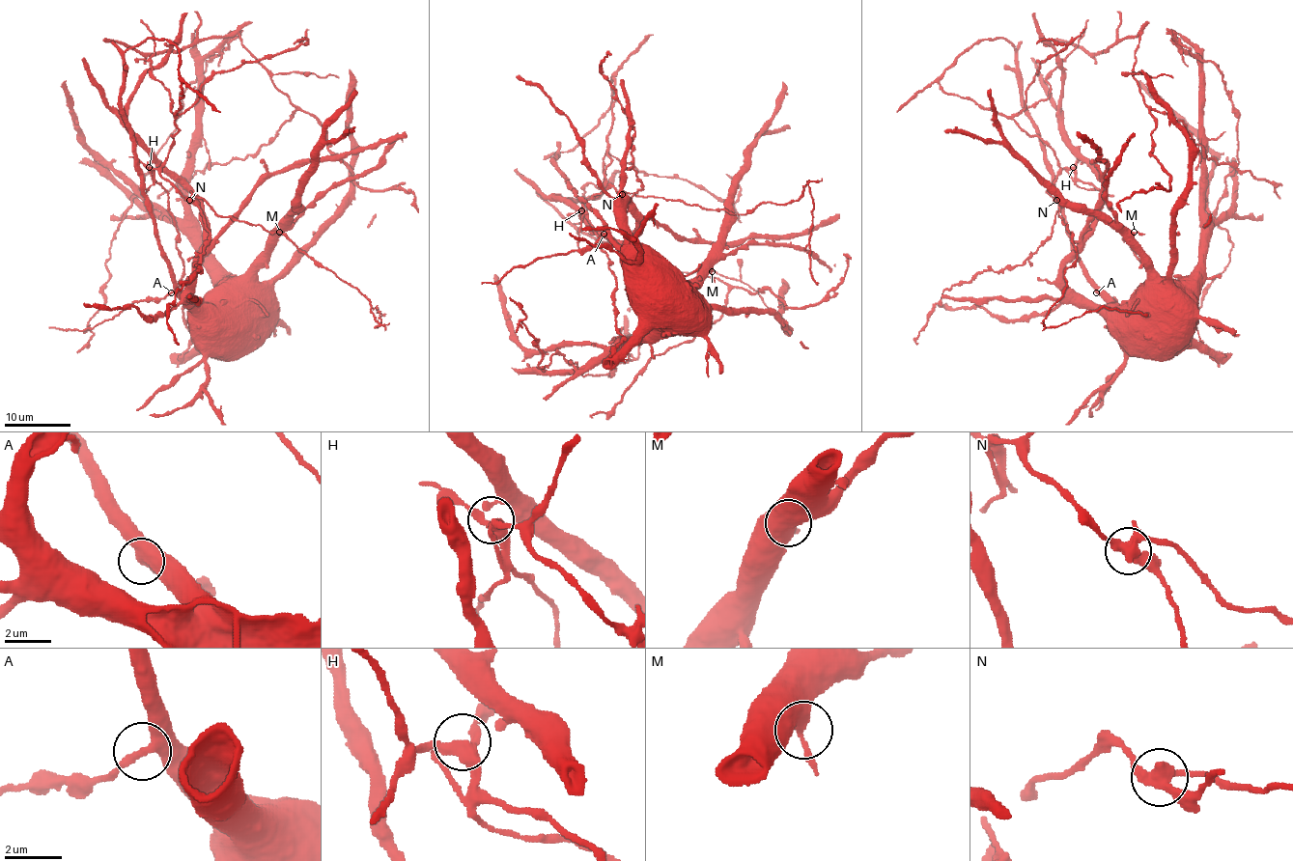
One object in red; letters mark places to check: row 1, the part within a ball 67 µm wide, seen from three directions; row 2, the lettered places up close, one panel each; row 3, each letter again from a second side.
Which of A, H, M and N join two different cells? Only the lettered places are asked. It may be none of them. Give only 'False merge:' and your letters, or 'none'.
False merge: A, N

